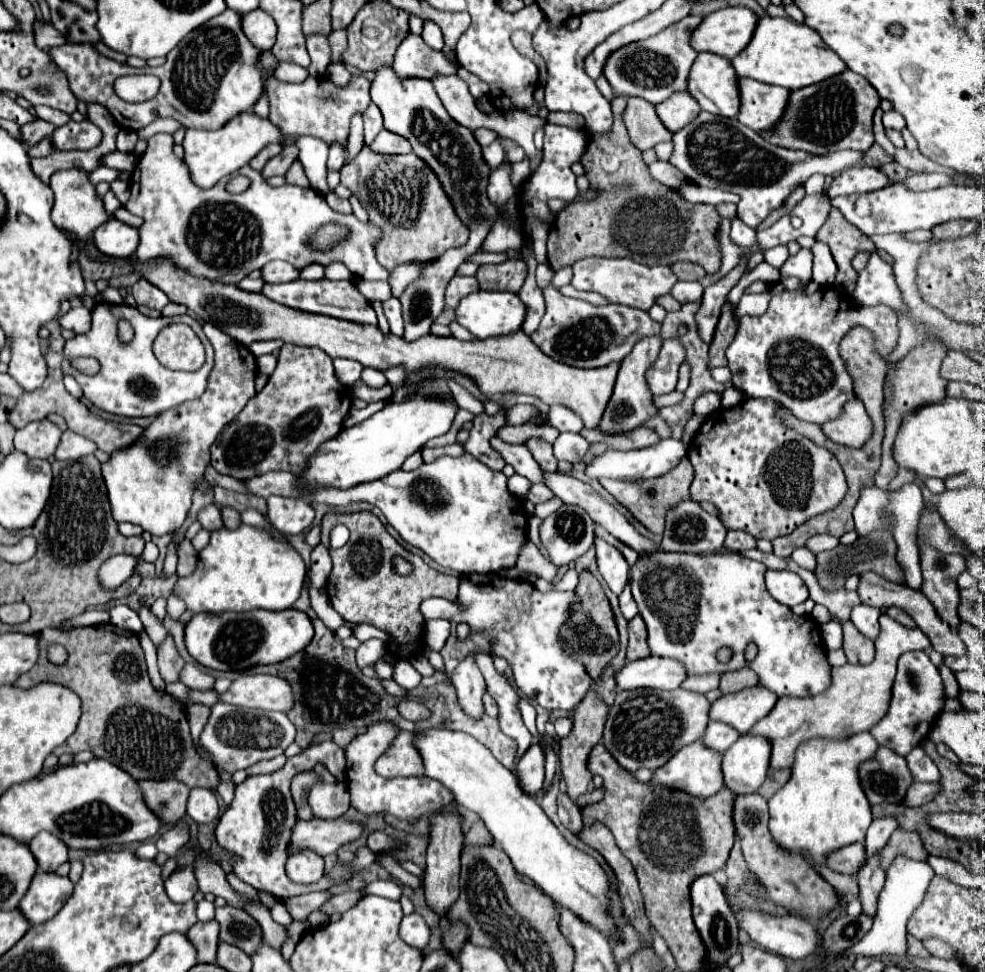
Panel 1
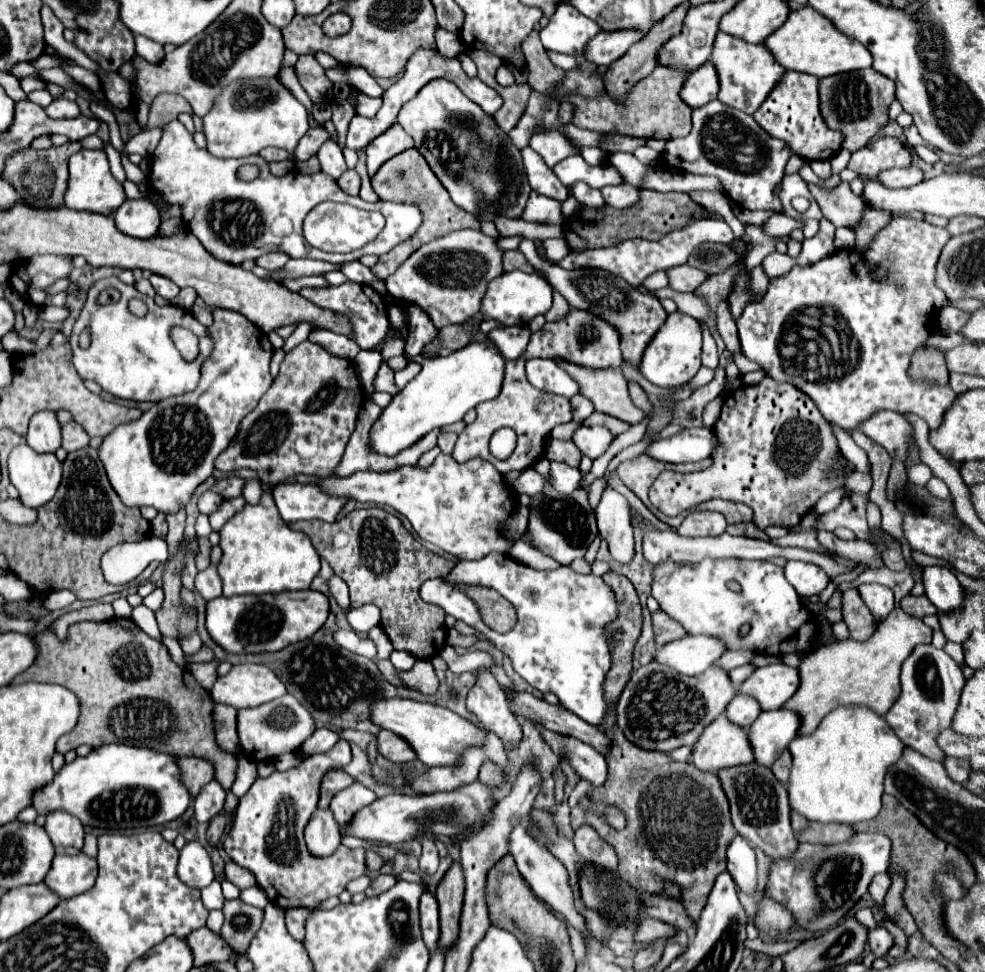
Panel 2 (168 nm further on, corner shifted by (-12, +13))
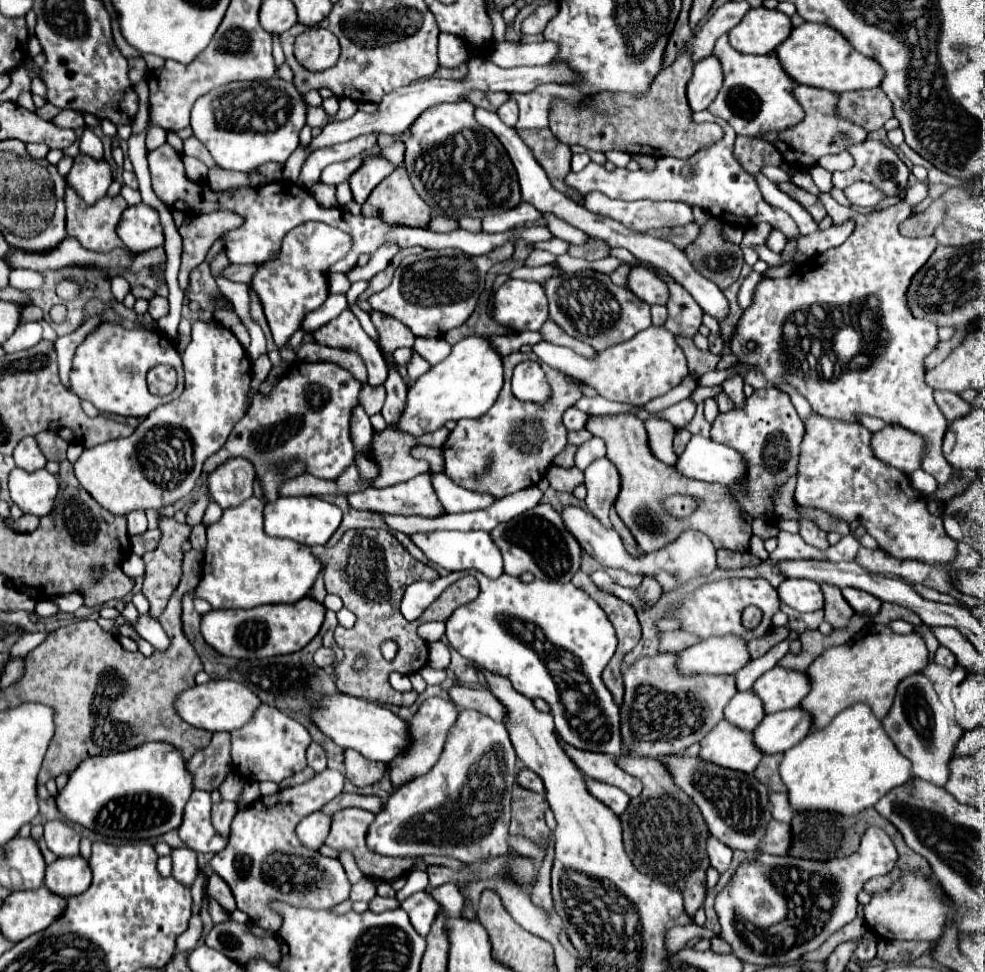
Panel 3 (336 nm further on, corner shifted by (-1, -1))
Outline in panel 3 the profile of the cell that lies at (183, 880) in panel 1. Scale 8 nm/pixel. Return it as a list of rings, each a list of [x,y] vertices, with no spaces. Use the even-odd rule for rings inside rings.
[[[181,846],[171,852],[171,858],[173,858],[173,878],[177,878],[177,882],[185,886],[191,886],[199,872],[197,852],[193,852],[187,846]]]

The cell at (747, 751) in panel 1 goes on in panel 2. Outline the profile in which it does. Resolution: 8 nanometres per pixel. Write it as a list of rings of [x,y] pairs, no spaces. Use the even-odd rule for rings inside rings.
[[[780,708],[772,712],[762,712],[748,728],[754,762],[770,768],[776,762],[776,756],[780,756],[798,734],[798,726],[800,718],[790,710]]]

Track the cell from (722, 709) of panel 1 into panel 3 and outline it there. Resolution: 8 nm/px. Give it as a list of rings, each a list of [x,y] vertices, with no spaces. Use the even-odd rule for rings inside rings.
[[[775,666],[753,684],[753,690],[763,700],[765,712],[771,714],[799,706],[809,694],[809,686],[811,682],[805,672]]]

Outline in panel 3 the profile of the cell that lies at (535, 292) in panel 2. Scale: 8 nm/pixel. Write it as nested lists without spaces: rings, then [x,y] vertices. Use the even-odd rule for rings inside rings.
[[[507,280],[495,294],[493,320],[515,332],[541,330],[549,318],[547,296],[539,282]]]

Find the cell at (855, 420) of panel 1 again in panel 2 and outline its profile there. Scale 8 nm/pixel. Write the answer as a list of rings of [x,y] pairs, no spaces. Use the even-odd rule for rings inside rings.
[[[880,410],[876,412],[876,416],[864,420],[860,430],[876,444],[884,446],[890,456],[898,456],[900,460],[904,460],[904,452],[908,452],[908,436],[912,430],[902,414]]]

